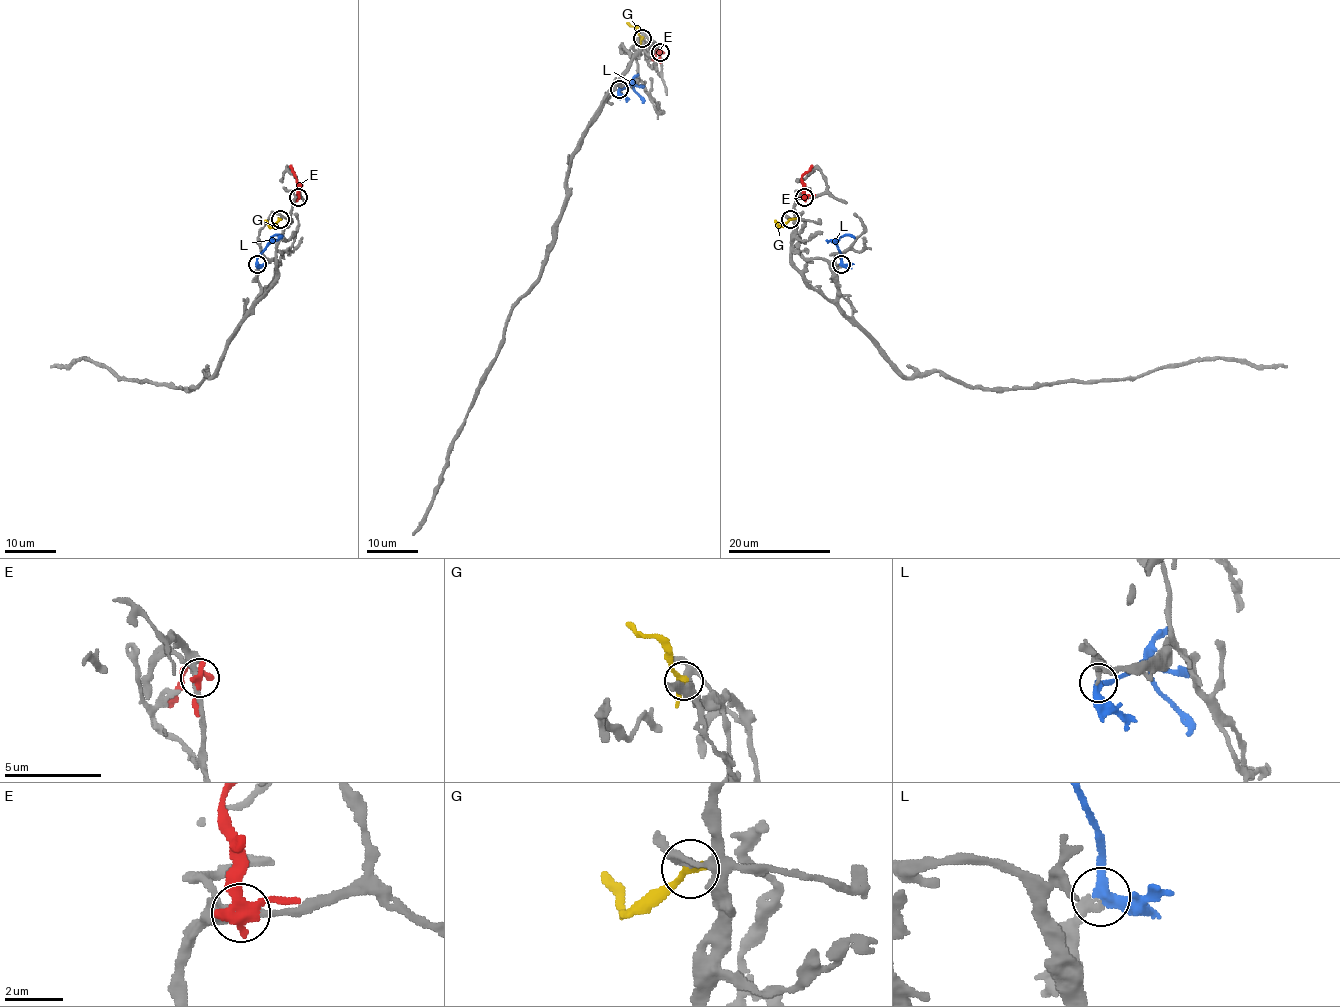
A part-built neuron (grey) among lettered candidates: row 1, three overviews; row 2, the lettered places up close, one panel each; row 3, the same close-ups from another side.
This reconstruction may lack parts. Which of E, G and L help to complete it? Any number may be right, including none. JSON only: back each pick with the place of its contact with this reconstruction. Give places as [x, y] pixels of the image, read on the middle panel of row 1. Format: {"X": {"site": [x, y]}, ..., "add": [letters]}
{"L": {"site": [619, 89]}, "add": ["L"]}

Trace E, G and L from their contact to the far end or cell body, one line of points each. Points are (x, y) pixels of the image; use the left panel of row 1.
E: (298, 197), (298, 183), (289, 165)
G: (280, 219), (273, 227), (265, 220)
L: (257, 265), (257, 256), (273, 235), (281, 238)

